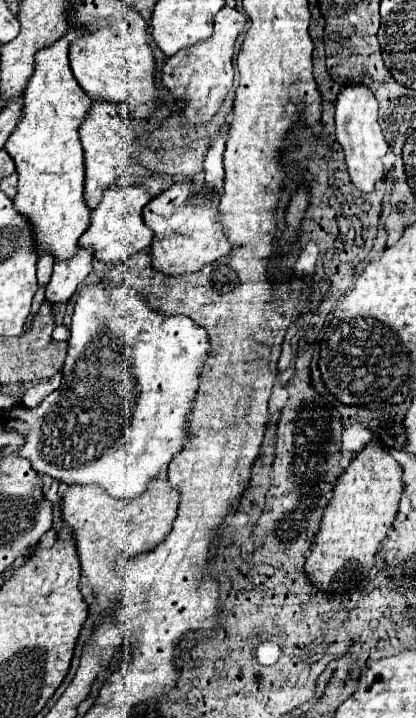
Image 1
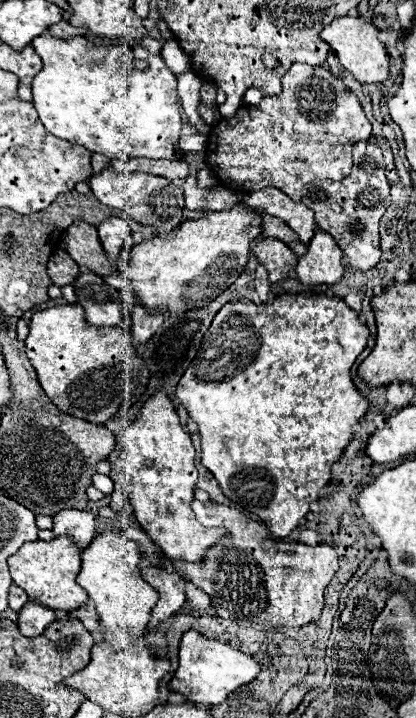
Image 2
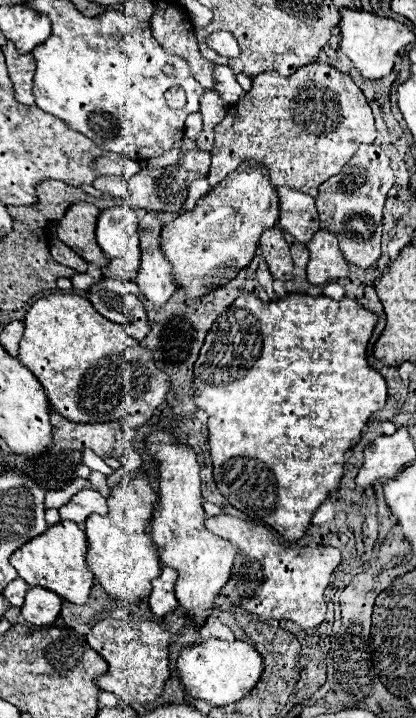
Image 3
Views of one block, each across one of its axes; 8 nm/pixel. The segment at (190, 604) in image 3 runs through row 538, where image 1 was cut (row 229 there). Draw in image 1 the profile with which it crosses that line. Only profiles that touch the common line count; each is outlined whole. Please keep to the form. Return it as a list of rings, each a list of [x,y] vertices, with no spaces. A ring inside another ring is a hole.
[[[178,182],[146,204],[144,222],[154,230],[154,242],[150,246],[154,270],[168,276],[196,272],[230,252],[232,246],[218,222],[218,202],[220,194],[214,186]]]

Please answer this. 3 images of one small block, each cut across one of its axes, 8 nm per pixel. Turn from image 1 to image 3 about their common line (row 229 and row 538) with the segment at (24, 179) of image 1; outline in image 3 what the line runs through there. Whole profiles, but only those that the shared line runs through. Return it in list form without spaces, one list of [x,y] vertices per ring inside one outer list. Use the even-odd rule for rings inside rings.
[[[60,520],[58,524],[50,526],[44,534],[20,546],[10,556],[10,564],[18,570],[18,576],[24,578],[30,586],[40,586],[56,592],[68,602],[84,604],[94,584],[92,572],[86,566],[88,564],[86,554],[88,554],[88,538],[84,530],[80,530],[80,526],[72,520]]]

